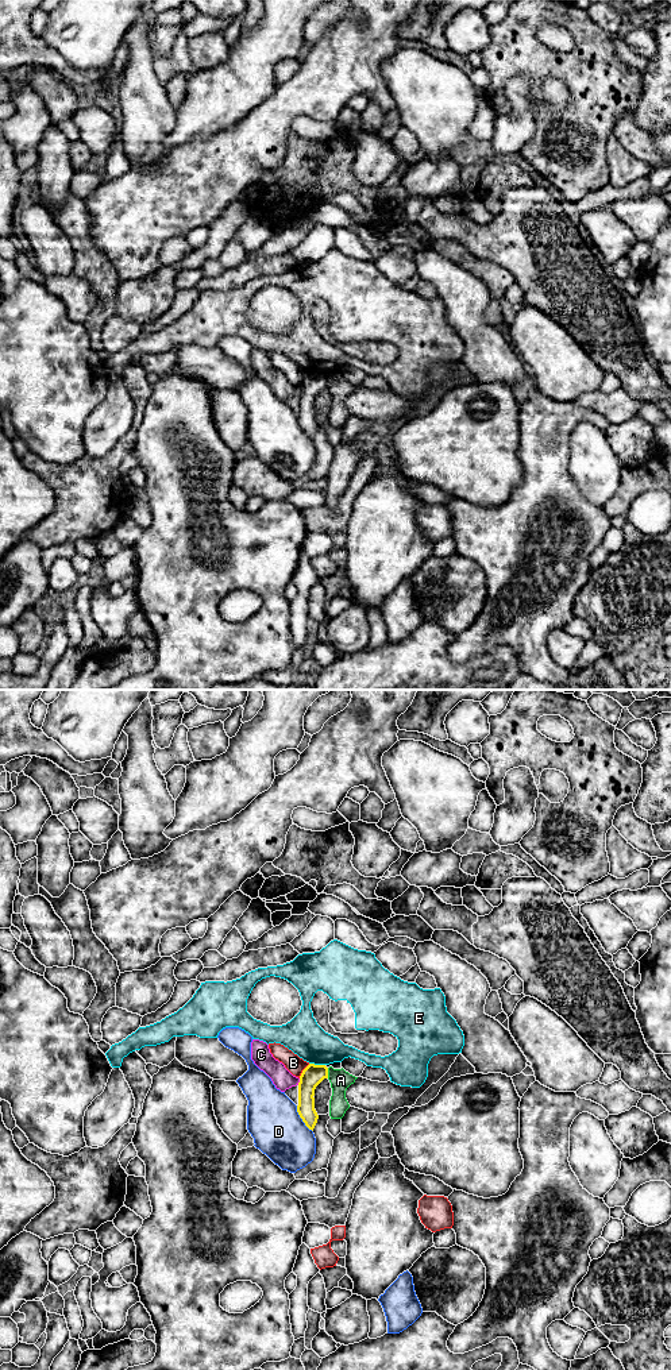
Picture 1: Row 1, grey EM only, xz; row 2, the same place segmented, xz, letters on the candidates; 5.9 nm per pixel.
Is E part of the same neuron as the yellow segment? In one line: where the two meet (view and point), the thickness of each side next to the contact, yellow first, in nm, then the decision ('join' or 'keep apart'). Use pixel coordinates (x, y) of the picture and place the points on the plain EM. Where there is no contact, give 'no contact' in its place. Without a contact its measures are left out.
xz (317, 374) | 120/220 nm | keep apart

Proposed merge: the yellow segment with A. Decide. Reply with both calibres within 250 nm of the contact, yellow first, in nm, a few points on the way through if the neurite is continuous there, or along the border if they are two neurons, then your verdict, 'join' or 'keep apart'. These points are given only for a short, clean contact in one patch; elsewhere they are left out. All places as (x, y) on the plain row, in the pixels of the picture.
120/120 nm | keep apart

